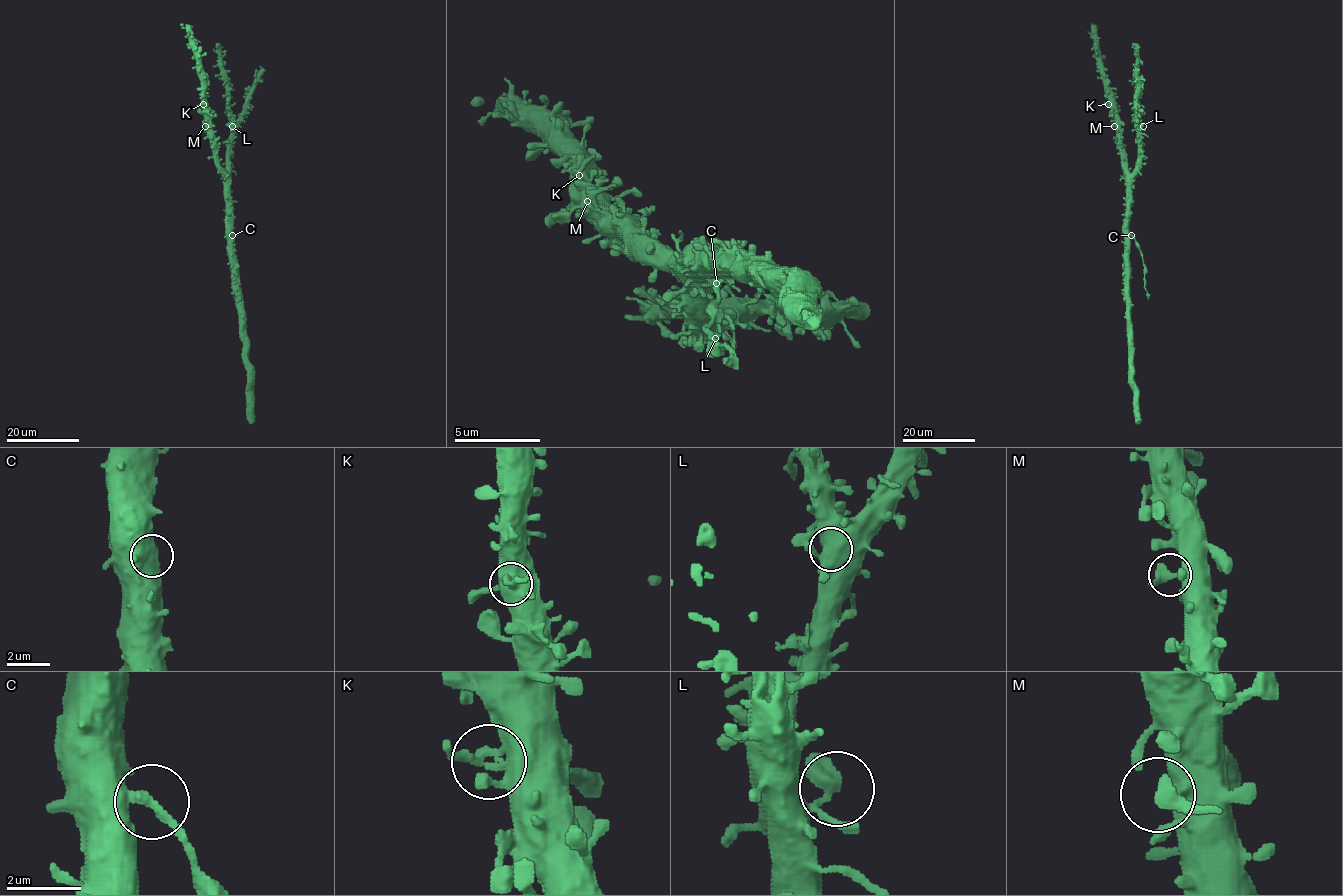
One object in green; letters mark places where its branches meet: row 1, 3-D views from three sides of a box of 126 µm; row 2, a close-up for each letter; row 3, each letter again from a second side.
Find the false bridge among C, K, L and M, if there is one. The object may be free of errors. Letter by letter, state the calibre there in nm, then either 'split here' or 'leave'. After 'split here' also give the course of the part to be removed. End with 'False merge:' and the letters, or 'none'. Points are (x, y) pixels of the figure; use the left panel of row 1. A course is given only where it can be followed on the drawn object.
C: 300 nm thick; split here; foreign part runs (232, 235), (234, 299)
K: 360 nm thick; leave
L: 360 nm thick; leave
M: 360 nm thick; leave
False merge: C

